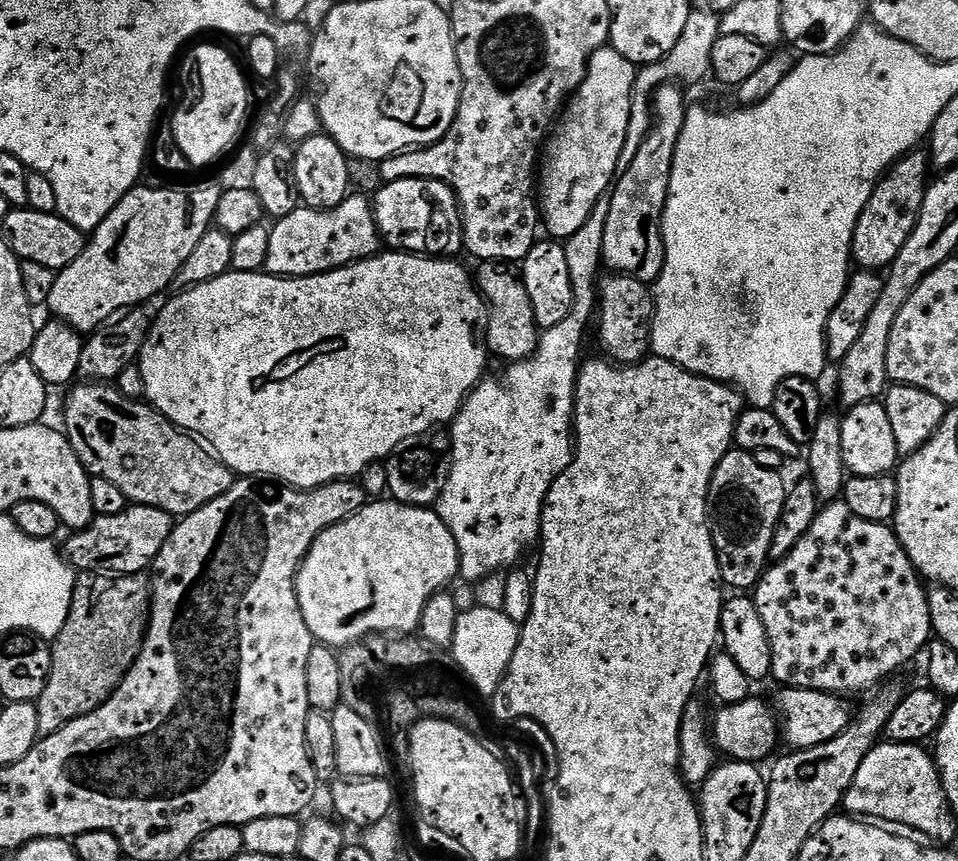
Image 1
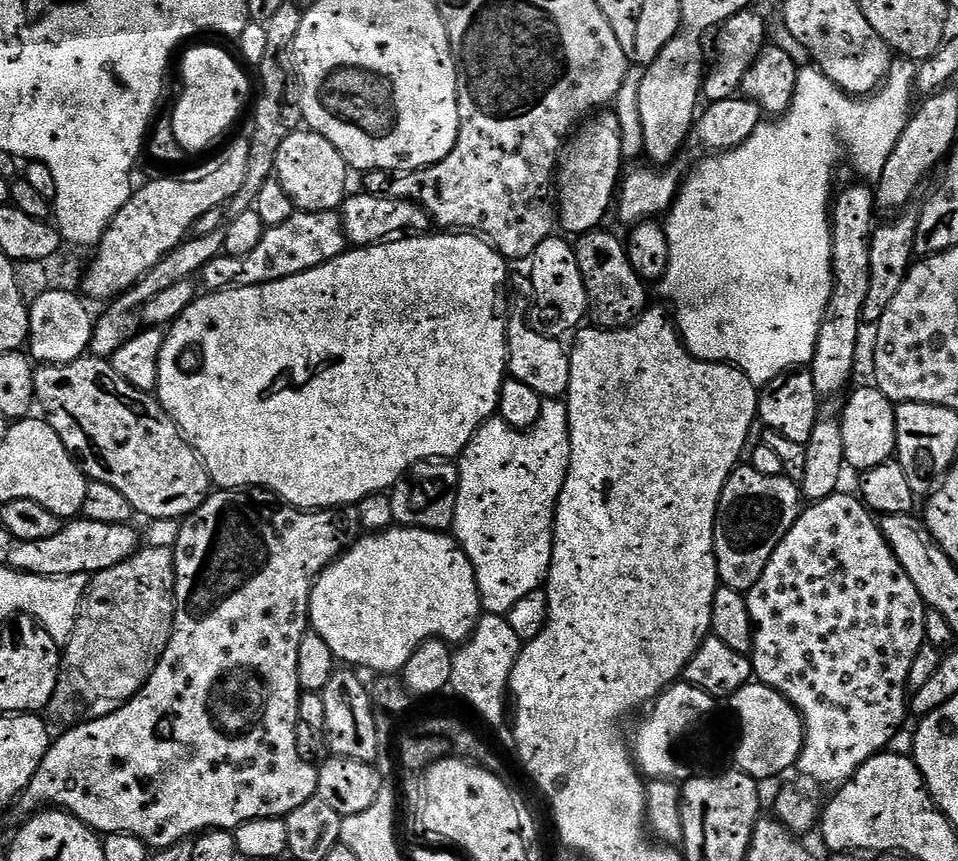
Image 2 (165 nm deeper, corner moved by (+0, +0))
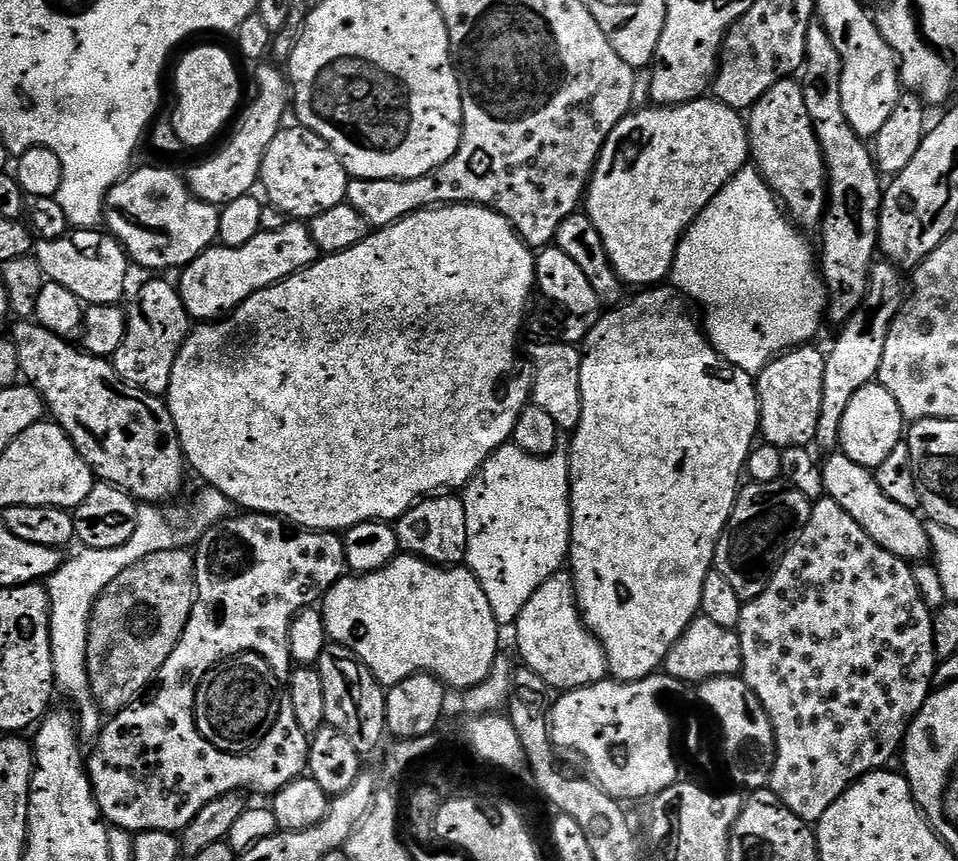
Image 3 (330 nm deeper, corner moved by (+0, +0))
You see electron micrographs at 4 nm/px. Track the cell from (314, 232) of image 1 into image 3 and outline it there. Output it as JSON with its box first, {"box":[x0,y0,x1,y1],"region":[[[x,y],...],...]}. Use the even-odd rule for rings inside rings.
{"box":[178,222,322,322],"region":[[[290,222],[282,226],[282,230],[270,230],[269,232],[261,230],[246,242],[246,246],[226,246],[217,243],[211,248],[207,248],[194,262],[190,262],[179,273],[178,287],[182,306],[186,306],[189,317],[196,322],[215,322],[233,312],[246,298],[258,294],[258,290],[268,288],[271,284],[282,282],[290,278],[295,272],[300,272],[308,268],[311,264],[320,259],[322,253],[320,247],[314,242],[312,229],[304,222]]]}

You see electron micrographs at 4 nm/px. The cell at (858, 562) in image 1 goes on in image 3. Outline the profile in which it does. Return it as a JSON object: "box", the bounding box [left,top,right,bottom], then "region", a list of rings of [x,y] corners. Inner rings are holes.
{"box":[740,498,936,822],"region":[[[821,498],[812,506],[810,522],[806,522],[804,531],[796,537],[796,543],[792,545],[787,554],[782,558],[770,586],[758,598],[747,601],[742,610],[740,619],[740,641],[742,642],[742,662],[744,670],[742,678],[758,694],[758,702],[766,710],[766,714],[772,723],[772,729],[776,735],[776,761],[770,781],[770,790],[776,799],[784,803],[798,818],[815,822],[834,806],[834,802],[842,793],[860,780],[867,772],[879,772],[892,760],[892,755],[901,751],[904,736],[912,719],[922,710],[922,706],[928,701],[934,688],[936,679],[936,651],[934,650],[934,638],[932,637],[932,617],[926,602],[918,594],[918,586],[914,586],[914,574],[909,561],[900,560],[890,550],[878,546],[850,514],[838,502]]]}

